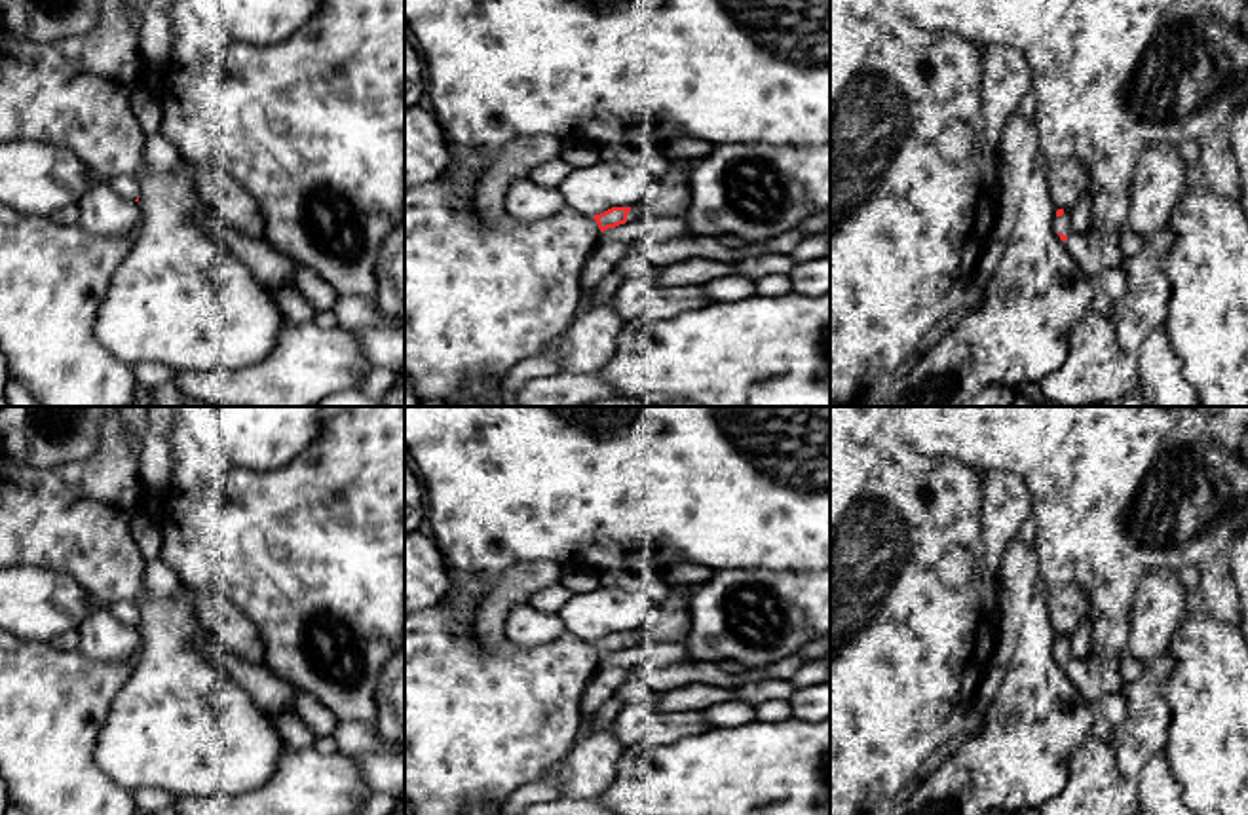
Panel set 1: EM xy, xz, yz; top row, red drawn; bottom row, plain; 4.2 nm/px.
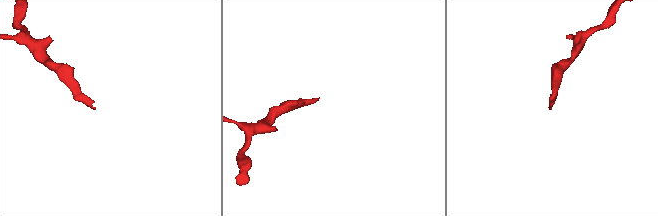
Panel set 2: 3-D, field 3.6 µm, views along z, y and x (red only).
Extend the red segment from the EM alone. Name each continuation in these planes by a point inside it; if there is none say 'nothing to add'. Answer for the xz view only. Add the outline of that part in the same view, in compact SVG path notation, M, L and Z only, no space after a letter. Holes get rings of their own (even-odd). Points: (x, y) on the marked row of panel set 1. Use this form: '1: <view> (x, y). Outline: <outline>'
1: xz (637, 213). Outline: M634 205L634 207L631 207L631 211L627 215L627 222L640 222L644 218L648 218L646 205Z

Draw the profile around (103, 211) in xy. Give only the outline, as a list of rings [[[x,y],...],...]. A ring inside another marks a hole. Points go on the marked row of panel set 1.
[[[95,171],[91,175],[93,182],[78,201],[78,224],[95,236],[123,236],[131,232],[141,220],[137,201],[118,196],[110,179],[99,177]]]

